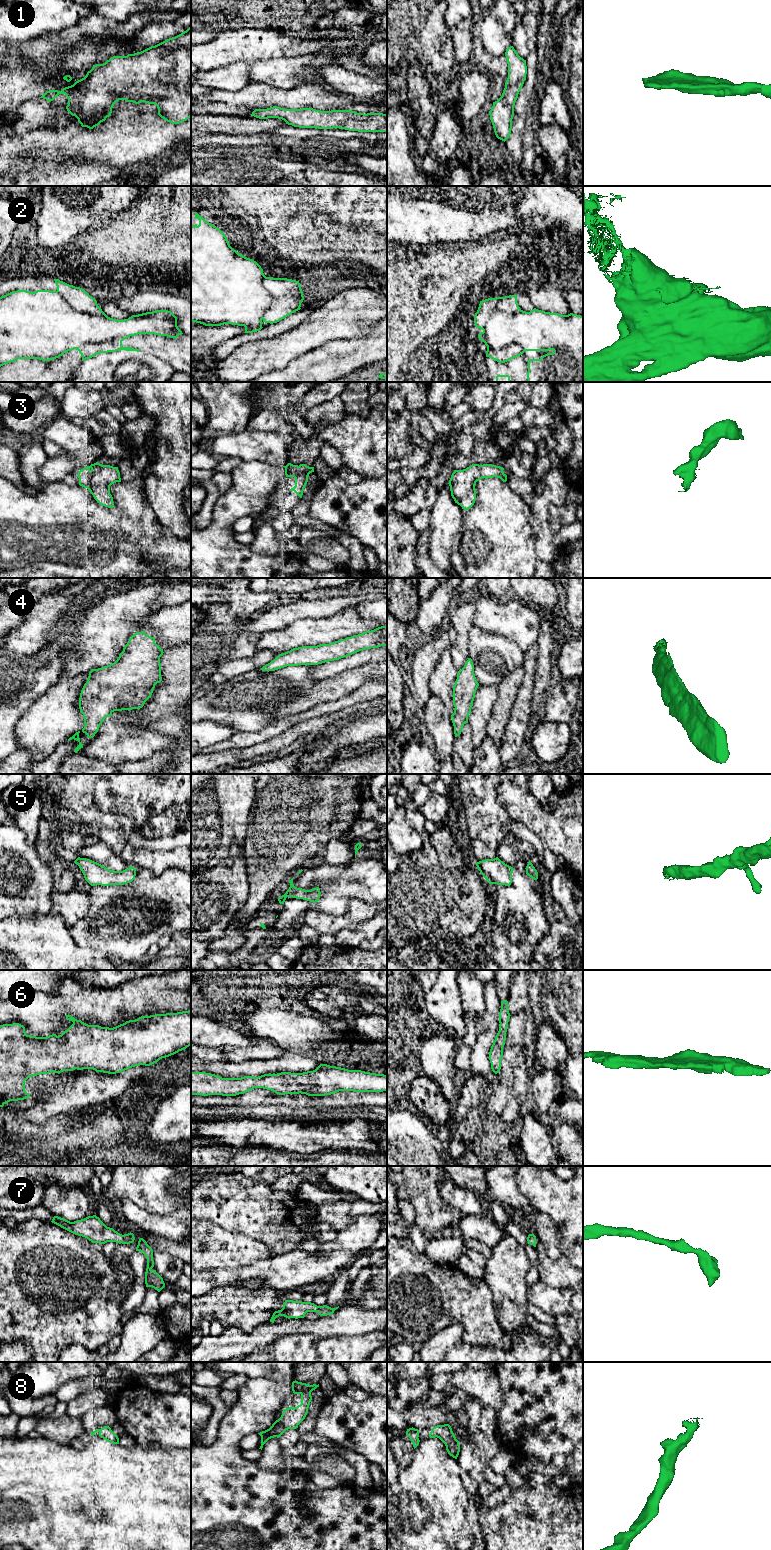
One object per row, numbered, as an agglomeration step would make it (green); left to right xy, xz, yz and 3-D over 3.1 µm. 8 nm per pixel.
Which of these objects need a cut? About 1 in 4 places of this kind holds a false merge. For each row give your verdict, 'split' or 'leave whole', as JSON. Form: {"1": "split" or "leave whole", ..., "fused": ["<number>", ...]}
{"1": "leave whole", "2": "split", "3": "leave whole", "4": "leave whole", "5": "leave whole", "6": "leave whole", "7": "leave whole", "8": "leave whole", "fused": ["2"]}

